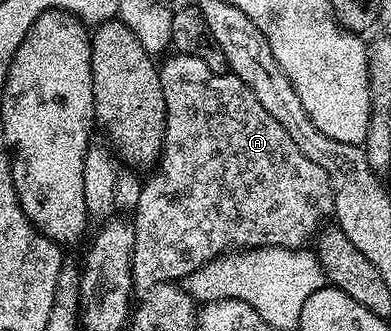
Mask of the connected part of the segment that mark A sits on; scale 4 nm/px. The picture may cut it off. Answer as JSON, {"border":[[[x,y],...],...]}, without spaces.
{"border":[[[173,54],[173,59],[166,63],[159,64],[160,80],[162,81],[162,93],[166,97],[166,133],[164,134],[164,152],[161,153],[158,162],[155,164],[156,173],[141,186],[140,201],[134,208],[134,226],[136,229],[136,240],[134,241],[134,253],[132,254],[132,277],[137,288],[151,289],[157,287],[159,283],[171,283],[194,273],[199,267],[204,267],[212,259],[225,254],[233,249],[247,249],[250,247],[294,247],[303,248],[315,240],[318,232],[325,226],[324,218],[333,214],[336,197],[332,192],[332,178],[323,171],[262,109],[262,101],[254,97],[254,93],[248,88],[248,85],[236,75],[215,71],[193,55]]]}

